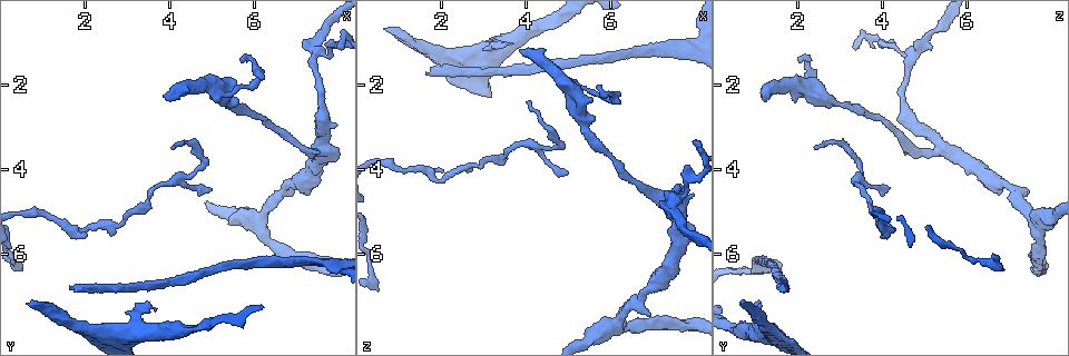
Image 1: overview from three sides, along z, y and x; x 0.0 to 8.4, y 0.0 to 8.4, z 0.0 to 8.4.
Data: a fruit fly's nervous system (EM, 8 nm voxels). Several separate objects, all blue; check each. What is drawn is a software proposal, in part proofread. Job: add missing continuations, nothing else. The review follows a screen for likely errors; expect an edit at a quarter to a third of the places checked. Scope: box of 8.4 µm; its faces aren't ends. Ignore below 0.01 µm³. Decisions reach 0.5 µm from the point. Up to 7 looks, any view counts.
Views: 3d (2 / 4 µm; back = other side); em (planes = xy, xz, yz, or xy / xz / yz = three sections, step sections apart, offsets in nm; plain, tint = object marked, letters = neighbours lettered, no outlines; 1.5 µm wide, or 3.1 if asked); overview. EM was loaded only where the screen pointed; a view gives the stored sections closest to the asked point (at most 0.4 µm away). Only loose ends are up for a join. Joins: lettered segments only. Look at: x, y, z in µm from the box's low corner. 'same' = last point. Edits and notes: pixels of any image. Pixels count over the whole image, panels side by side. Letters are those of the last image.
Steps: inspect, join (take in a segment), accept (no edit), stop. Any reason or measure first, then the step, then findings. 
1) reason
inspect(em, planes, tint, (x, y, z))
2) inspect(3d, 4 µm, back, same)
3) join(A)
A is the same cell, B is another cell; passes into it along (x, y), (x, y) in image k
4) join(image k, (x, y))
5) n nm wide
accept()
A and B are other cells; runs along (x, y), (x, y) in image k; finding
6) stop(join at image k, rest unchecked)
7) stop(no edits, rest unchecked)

free end
inspect(3d, 2 µm, (3.85, 2.30, 1.20))

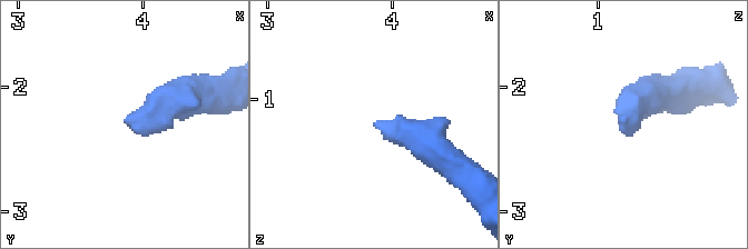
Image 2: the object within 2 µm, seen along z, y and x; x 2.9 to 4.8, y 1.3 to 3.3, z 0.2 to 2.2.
shape alone is not enough
inspect(em, planes, plain, (3.88, 2.28, 1.18))

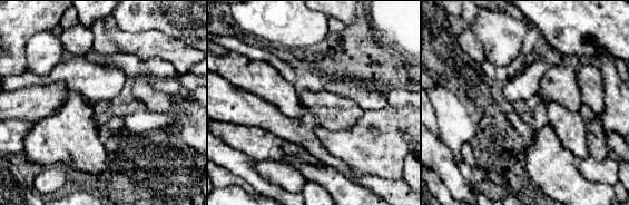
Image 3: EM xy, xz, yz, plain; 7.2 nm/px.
inspect(em, planes, letters, same)

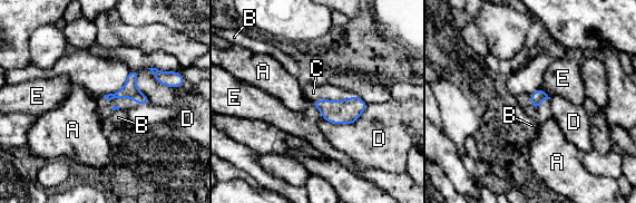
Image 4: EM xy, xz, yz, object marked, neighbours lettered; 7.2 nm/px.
join(C)
C is the same cell, A, B, D and E are other cells; passes into it along (349, 110), (334, 100), (313, 93) in image 4; it goes on there

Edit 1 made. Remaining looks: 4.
tapers out
inspect(em, xz, step 8, letters, (4.05, 3.55, 2.45))

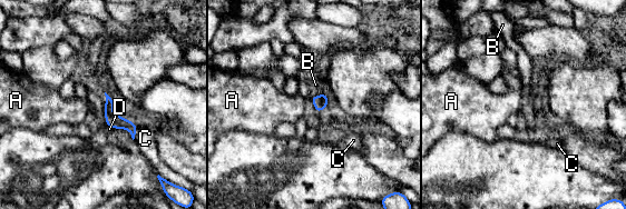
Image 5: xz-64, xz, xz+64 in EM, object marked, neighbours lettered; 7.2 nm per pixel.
another direction
inspect(em, planes, letters, same)

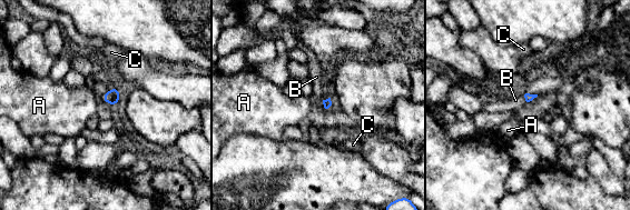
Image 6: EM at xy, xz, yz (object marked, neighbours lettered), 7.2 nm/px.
join(B)
B is the same cell, A and C are other cells; passes into it along (528, 97), (525, 99), (515, 103) in image 6; the cell continues

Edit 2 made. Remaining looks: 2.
thin end
inspect(em, planes, letters, (4.95, 4.45, 4.10))

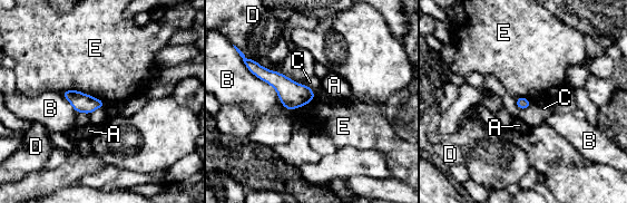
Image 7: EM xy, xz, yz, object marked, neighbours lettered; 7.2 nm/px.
accept()
A, B, C, D and E are other cells; border along (61, 92), (80, 90), (106, 104) in image 7; none of them fits

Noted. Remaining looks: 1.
stop(join at image 4, join at image 6, rest unchecked)

